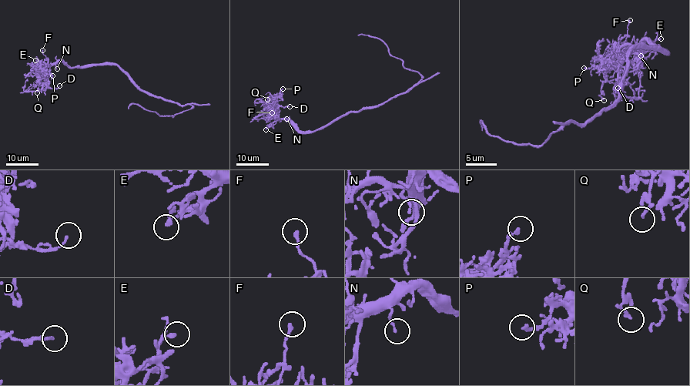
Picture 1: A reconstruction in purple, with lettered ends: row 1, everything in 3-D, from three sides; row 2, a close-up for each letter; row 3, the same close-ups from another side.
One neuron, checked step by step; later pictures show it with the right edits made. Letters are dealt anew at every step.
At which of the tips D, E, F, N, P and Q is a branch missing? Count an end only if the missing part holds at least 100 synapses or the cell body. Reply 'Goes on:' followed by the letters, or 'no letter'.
Goes on: no letter

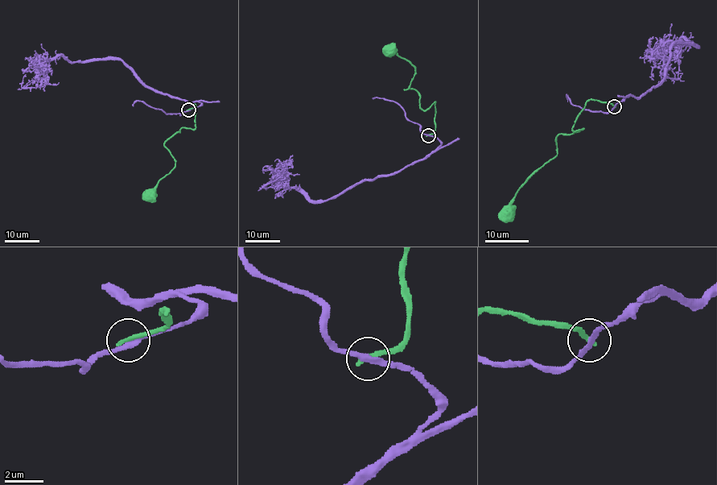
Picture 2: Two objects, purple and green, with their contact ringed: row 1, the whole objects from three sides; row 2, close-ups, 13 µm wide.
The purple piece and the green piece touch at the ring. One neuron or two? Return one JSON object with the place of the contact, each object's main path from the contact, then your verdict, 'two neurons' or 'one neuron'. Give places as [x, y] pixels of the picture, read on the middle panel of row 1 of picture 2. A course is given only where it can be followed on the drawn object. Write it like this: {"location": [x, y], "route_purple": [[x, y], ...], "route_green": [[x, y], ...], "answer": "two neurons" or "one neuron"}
{"location": [428, 135], "route_purple": [[428, 135], [440, 144], [422, 159], [325, 200], [286, 188], [280, 176], [265, 188]], "route_green": [[428, 135], [435, 129], [435, 102], [423, 110], [419, 94], [404, 89], [410, 87], [414, 68], [390, 51]], "answer": "two neurons"}

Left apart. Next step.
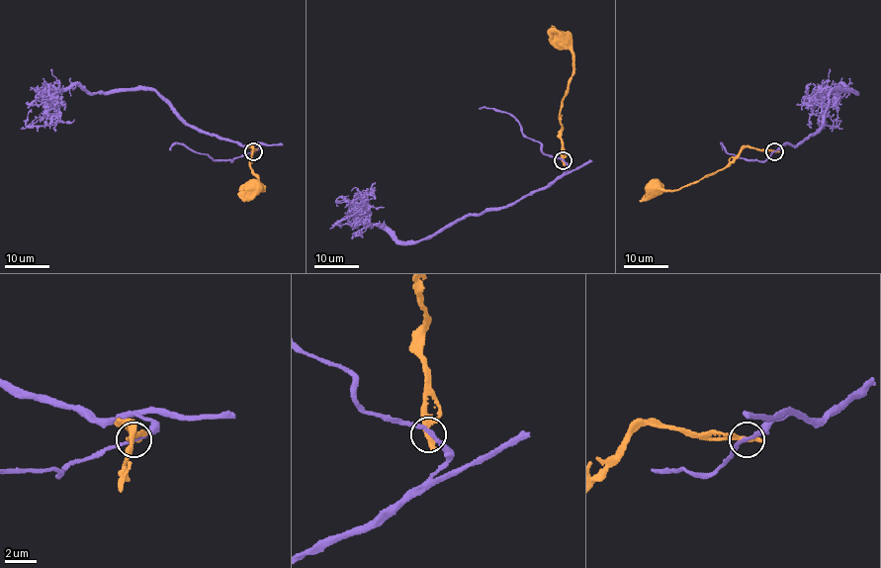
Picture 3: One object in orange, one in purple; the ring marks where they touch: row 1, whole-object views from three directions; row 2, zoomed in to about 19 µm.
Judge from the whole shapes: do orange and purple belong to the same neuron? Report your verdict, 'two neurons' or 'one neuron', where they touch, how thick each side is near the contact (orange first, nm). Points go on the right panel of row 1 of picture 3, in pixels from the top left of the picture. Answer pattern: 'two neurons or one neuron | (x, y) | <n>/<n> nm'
two neurons | (774, 151) | 440/200 nm

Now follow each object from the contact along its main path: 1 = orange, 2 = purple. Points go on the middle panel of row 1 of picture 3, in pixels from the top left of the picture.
1: (563, 161), (560, 112), (572, 72), (572, 48), (563, 39)
2: (563, 161), (568, 167), (544, 187), (418, 240), (366, 225), (358, 210), (340, 225)

